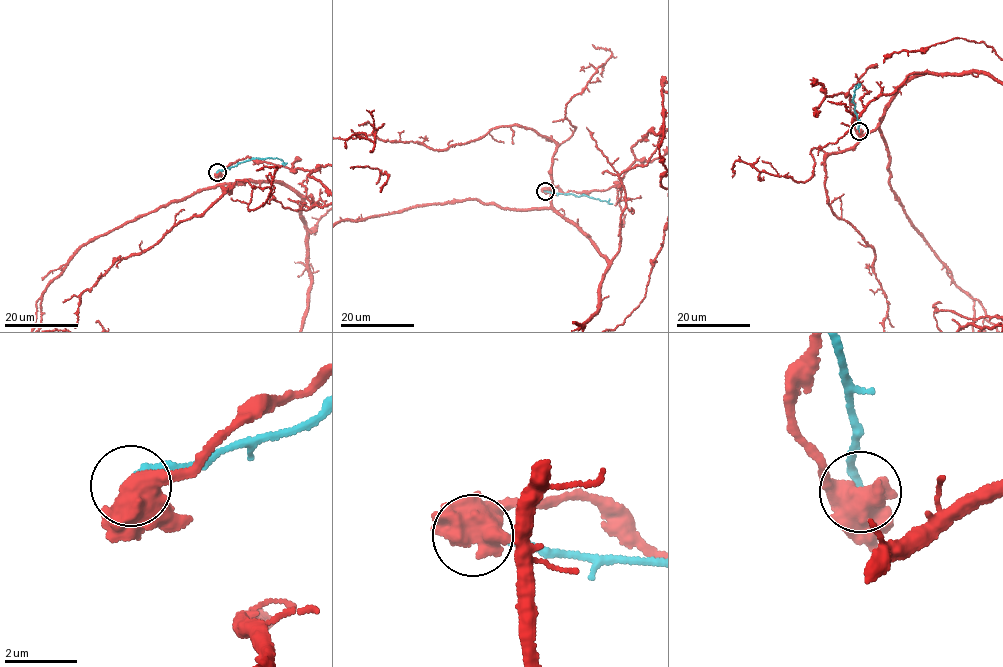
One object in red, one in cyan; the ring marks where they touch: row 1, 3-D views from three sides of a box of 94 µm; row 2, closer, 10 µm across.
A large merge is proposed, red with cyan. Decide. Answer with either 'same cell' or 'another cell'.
another cell

